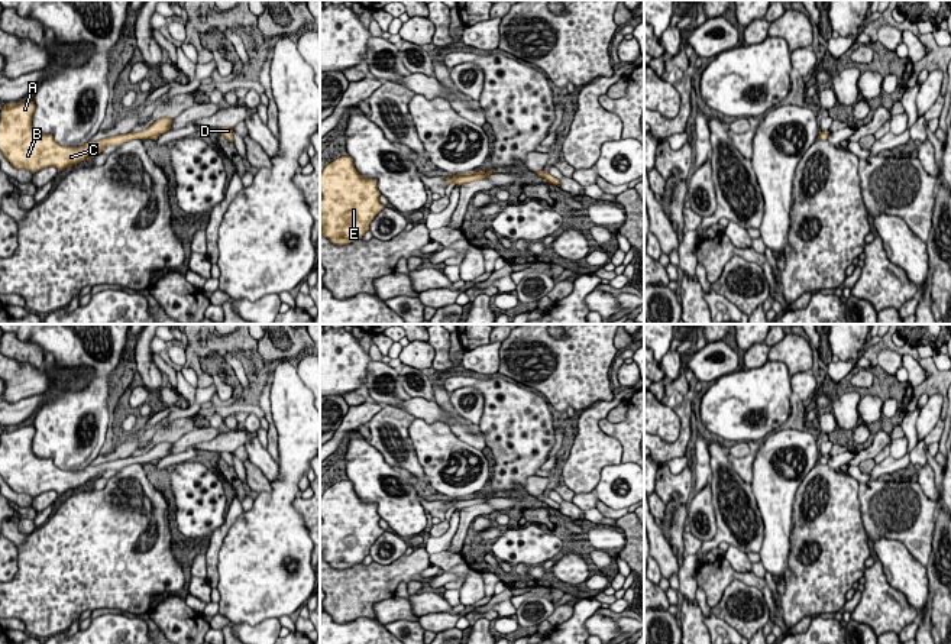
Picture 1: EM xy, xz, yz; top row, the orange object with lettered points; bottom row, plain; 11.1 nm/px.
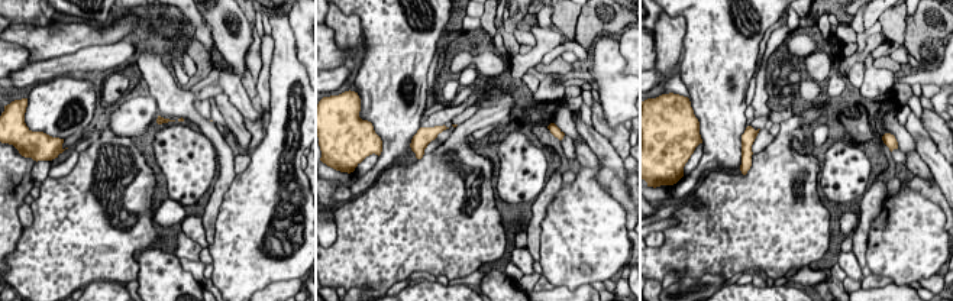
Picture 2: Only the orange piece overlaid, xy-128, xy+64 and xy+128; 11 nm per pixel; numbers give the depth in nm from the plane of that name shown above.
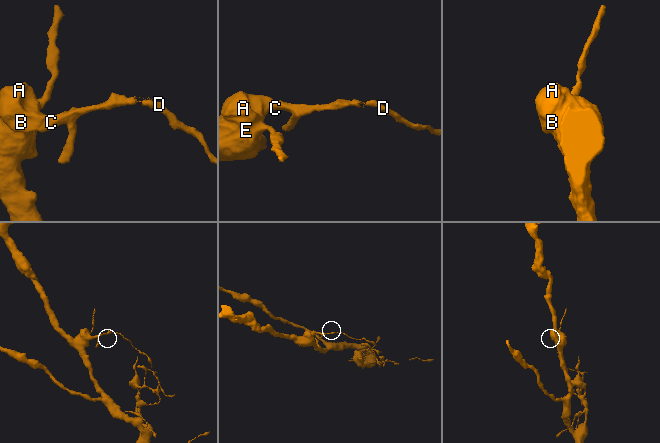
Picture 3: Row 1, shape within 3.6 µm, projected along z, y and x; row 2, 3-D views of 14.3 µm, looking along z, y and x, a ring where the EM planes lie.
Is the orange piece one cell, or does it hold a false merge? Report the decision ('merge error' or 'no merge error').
merge error

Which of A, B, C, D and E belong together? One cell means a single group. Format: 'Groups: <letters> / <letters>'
Groups: A B C E / D

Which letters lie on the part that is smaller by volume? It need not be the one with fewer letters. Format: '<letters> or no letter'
D

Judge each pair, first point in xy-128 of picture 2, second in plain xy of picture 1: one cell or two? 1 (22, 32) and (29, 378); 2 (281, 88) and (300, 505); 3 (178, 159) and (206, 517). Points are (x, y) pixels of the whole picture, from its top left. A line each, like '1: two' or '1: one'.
1: one
2: two
3: one

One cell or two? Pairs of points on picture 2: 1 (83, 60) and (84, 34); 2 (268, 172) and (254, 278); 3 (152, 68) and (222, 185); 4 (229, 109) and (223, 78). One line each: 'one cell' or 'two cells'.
1: two cells
2: one cell
3: one cell
4: two cells

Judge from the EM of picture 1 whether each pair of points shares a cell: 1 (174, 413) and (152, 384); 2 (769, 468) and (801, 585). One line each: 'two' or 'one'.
1: two
2: two

